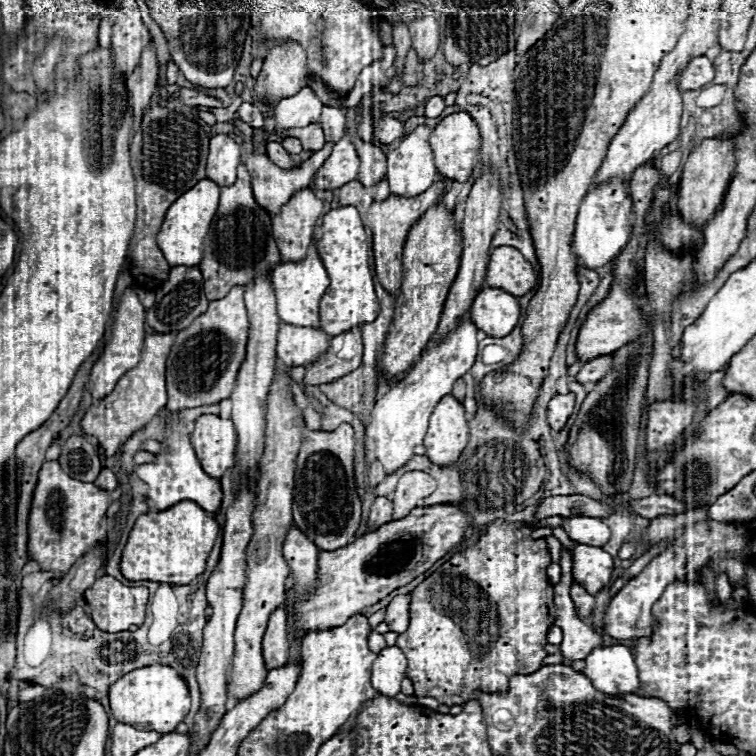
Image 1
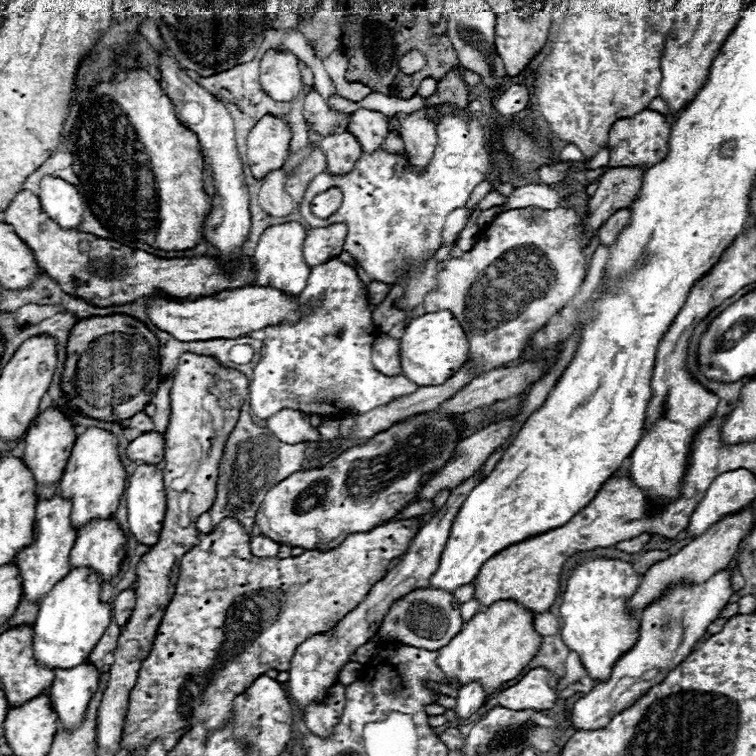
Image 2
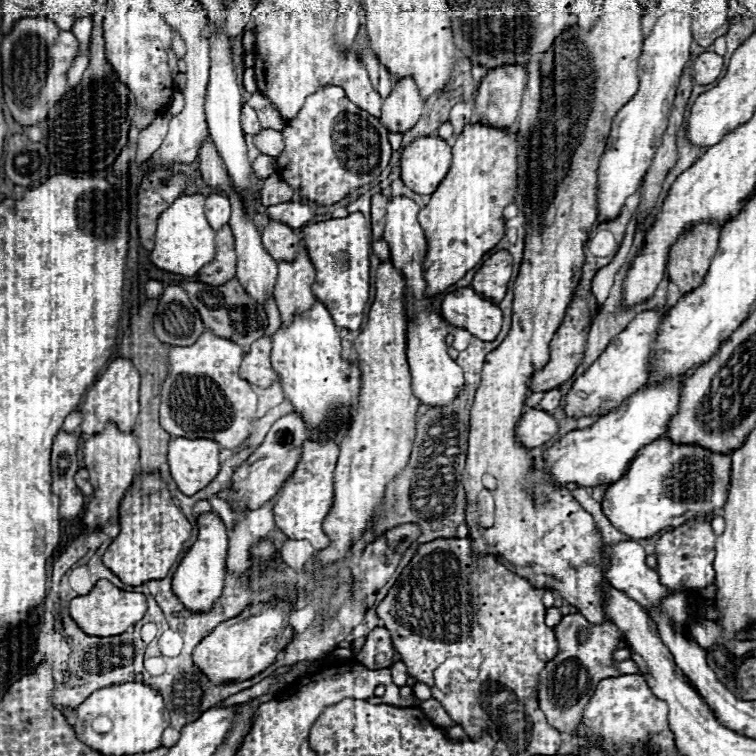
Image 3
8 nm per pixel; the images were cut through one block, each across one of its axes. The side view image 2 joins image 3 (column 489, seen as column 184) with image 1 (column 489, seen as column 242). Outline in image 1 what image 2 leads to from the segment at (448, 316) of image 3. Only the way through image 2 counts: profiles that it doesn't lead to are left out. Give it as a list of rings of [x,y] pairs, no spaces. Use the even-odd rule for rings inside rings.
[[[482,288],[472,302],[470,318],[488,336],[508,336],[520,318],[518,298],[500,288]]]

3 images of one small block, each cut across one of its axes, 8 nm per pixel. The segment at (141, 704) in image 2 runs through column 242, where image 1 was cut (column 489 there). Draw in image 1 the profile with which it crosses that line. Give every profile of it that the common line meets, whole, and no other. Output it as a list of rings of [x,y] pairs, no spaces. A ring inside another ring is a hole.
[[[496,520],[494,524],[490,524],[486,528],[486,532],[480,536],[480,540],[472,546],[466,548],[464,552],[452,556],[446,564],[442,564],[436,572],[432,572],[422,584],[418,584],[412,590],[412,602],[410,602],[410,626],[404,634],[398,636],[396,646],[406,654],[408,658],[408,668],[406,668],[406,676],[412,680],[416,696],[432,696],[436,698],[440,704],[446,706],[454,706],[454,704],[464,704],[466,700],[474,698],[474,690],[482,690],[482,692],[506,692],[508,688],[508,678],[514,674],[532,674],[538,668],[542,668],[542,660],[548,656],[544,652],[546,646],[546,634],[550,630],[550,626],[556,620],[556,604],[554,604],[554,590],[548,584],[546,578],[546,568],[550,564],[550,554],[548,554],[548,544],[544,538],[540,540],[532,540],[530,538],[532,528],[526,528],[522,522],[520,524],[506,524],[502,520]]]

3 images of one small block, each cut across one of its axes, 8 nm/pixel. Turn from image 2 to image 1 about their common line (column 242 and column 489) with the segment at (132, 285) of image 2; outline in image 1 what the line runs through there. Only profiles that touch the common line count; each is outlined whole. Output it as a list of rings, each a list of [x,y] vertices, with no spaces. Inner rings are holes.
[[[510,246],[496,248],[488,262],[486,286],[502,288],[512,296],[524,296],[538,284],[538,274],[534,266]]]

